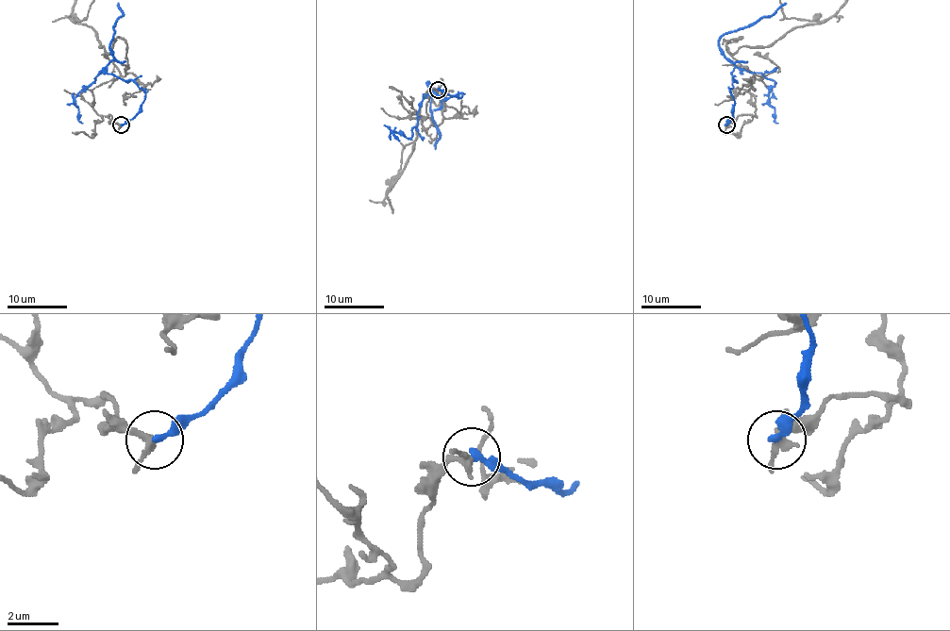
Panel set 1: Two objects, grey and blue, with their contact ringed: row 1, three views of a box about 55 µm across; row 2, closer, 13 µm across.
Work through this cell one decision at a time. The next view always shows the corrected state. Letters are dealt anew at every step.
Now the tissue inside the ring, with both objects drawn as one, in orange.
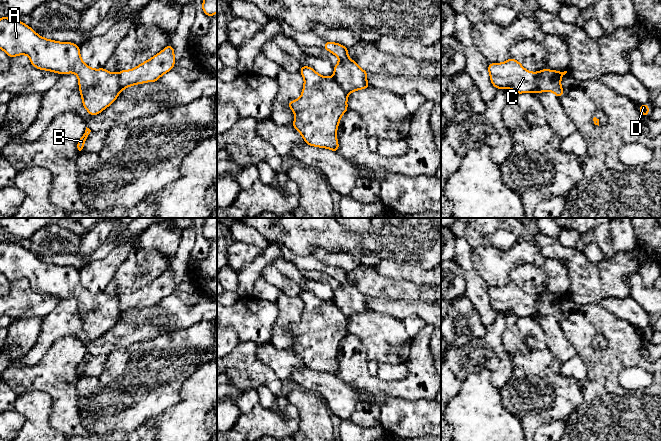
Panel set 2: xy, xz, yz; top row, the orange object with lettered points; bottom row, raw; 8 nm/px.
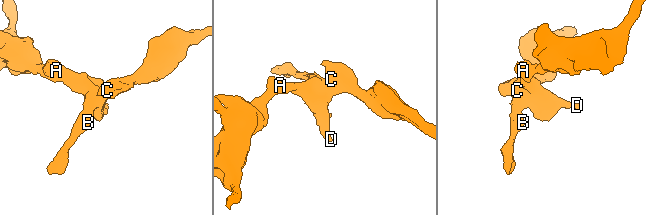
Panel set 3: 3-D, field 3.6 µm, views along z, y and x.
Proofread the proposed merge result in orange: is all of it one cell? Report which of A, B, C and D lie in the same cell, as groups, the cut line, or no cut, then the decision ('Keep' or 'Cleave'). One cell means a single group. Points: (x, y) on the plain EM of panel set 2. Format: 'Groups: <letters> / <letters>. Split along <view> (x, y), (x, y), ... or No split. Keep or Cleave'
Groups: A B D / C. Split along yz (539, 296), (533, 316). Cleave

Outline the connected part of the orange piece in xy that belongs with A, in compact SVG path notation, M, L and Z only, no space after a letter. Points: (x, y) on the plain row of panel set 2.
M0 241L0 273L10 282L27 279L39 294L61 299L75 297L83 330L91 340L110 330L121 316L118 297L89 291L82 285L76 268L41 261L15 242Z

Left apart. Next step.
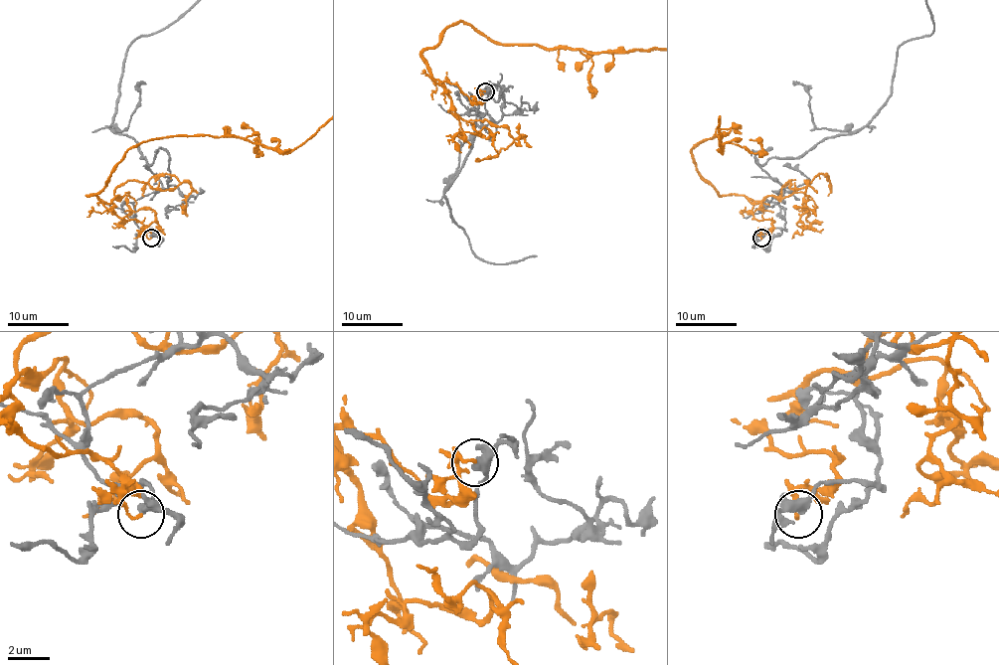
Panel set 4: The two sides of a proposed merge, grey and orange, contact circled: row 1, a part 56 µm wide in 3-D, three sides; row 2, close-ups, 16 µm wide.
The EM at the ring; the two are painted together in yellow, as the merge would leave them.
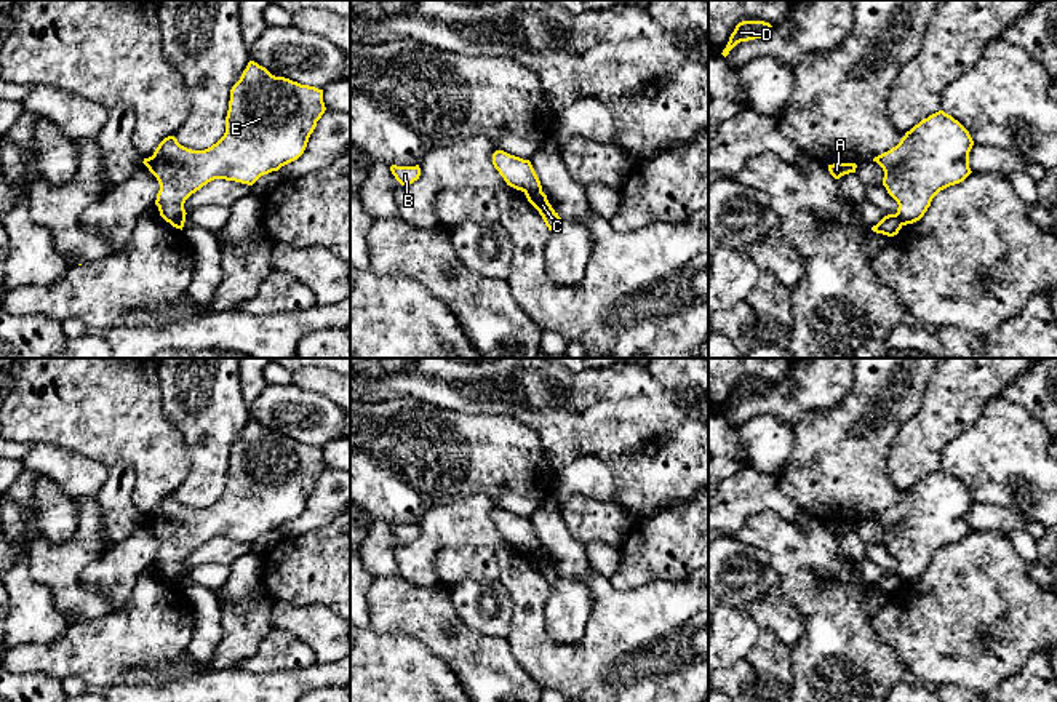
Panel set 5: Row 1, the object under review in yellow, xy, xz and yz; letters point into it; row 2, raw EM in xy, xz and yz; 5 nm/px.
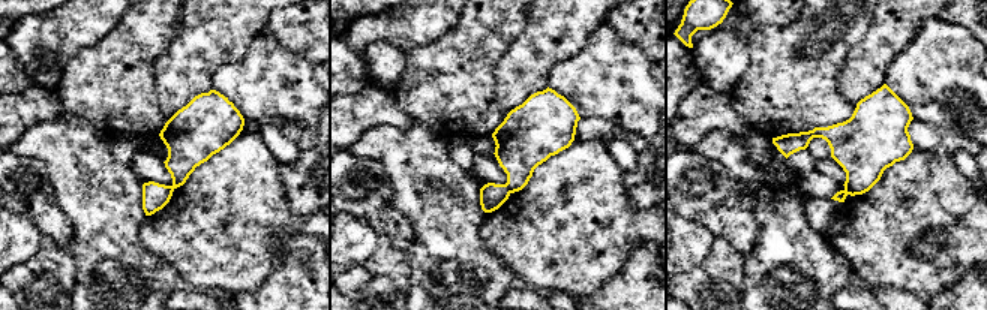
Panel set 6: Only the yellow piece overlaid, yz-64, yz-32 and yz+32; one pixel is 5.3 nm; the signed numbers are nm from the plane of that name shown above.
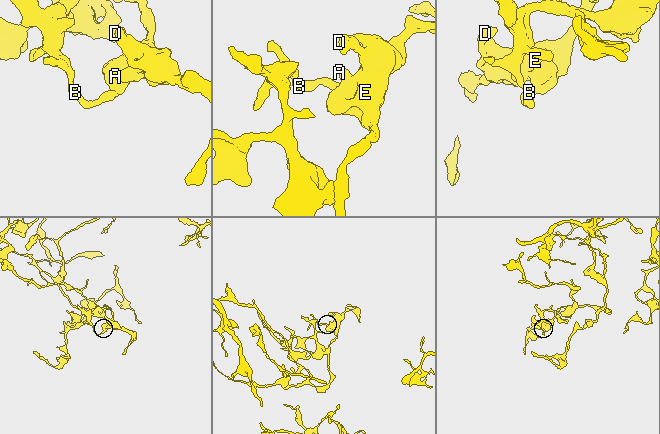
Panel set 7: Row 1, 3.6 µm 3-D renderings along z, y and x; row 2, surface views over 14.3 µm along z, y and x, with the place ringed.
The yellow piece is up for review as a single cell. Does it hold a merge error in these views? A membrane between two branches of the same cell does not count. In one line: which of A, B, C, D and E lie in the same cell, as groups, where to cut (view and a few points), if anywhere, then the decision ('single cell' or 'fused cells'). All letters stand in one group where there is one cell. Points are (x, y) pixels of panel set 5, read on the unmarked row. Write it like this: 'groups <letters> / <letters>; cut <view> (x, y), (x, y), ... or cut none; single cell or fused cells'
groups A C D E / B; cut xz (525, 549), (541, 550); fused cells

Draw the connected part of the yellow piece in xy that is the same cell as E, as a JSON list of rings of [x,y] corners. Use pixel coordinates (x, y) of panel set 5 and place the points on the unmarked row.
[[[249,419],[240,438],[230,448],[224,494],[205,509],[192,509],[174,494],[165,496],[144,523],[157,536],[160,548],[155,563],[170,580],[185,580],[185,558],[214,537],[253,544],[261,534],[278,529],[297,518],[325,472],[323,448],[272,433],[265,425]]]

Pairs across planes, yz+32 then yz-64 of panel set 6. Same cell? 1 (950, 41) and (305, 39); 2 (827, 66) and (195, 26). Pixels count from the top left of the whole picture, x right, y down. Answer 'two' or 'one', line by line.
1: two
2: two

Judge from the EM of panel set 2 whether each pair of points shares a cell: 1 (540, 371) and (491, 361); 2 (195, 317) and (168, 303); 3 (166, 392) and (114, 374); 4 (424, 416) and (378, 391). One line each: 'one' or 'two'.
1: two
2: one
3: one
4: two

